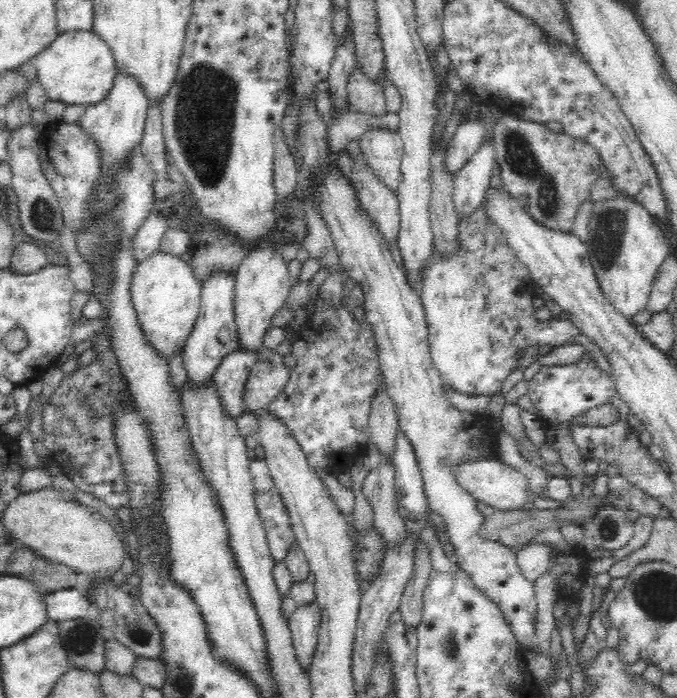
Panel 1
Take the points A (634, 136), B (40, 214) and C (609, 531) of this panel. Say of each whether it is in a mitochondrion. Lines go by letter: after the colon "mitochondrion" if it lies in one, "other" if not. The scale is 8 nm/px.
A: other
B: mitochondrion
C: mitochondrion

